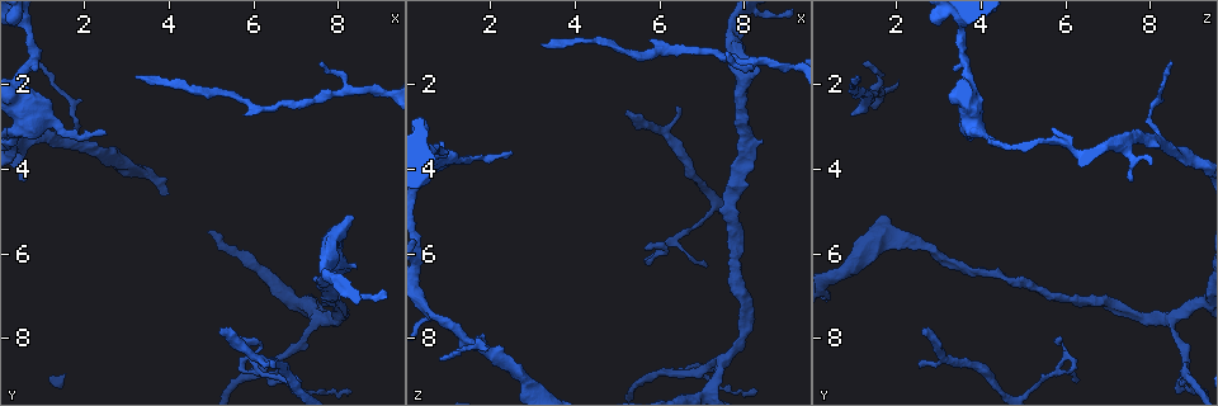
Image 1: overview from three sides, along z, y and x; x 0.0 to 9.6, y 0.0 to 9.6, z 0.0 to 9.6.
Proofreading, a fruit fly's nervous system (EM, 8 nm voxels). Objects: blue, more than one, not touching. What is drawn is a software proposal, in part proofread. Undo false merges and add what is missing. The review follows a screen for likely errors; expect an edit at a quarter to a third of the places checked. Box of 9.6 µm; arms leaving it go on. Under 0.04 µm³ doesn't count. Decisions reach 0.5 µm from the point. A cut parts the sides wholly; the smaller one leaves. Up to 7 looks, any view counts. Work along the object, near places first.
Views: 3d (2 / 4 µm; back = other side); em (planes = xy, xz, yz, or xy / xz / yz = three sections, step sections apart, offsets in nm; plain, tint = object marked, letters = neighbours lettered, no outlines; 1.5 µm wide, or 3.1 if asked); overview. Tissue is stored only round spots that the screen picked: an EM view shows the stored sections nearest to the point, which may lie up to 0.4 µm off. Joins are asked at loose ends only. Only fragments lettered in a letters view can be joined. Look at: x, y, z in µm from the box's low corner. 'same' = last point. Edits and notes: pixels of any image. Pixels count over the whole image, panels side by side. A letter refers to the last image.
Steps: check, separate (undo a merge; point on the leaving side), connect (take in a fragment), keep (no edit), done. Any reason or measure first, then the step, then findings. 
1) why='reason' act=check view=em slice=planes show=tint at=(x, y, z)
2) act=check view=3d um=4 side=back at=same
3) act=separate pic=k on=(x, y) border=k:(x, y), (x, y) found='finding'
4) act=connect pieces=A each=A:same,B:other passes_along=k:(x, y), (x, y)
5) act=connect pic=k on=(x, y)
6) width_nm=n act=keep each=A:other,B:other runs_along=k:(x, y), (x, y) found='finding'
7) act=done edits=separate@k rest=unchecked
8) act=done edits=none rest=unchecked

why='an open end' act=check view=3d um=2 at=(8.40, 5.15, 1.75)

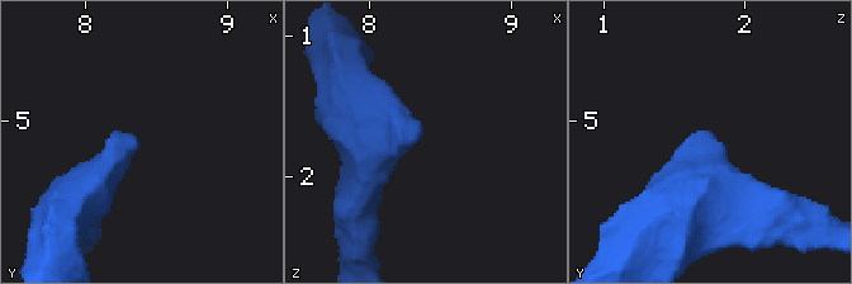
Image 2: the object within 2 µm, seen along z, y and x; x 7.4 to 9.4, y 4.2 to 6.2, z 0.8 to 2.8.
act=check view=em slice=planes show=letters at=(8.34, 5.12, 1.74)

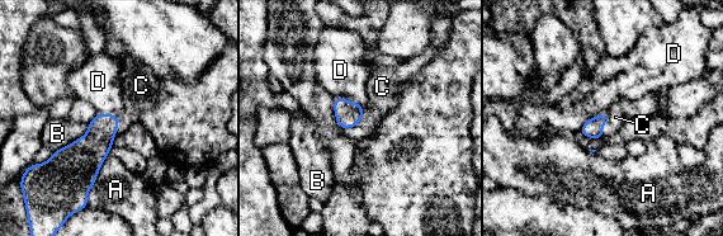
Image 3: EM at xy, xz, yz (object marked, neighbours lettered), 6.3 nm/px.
act=connect pieces=C each=A:other,B:other,C:same,D:other passes_along=3:(348, 113), (360, 119), (382, 86) found='the neuron continues'

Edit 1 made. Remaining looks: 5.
why='branch stops here' act=check view=3d um=2 at=(5.25, 7.85, 2.60)

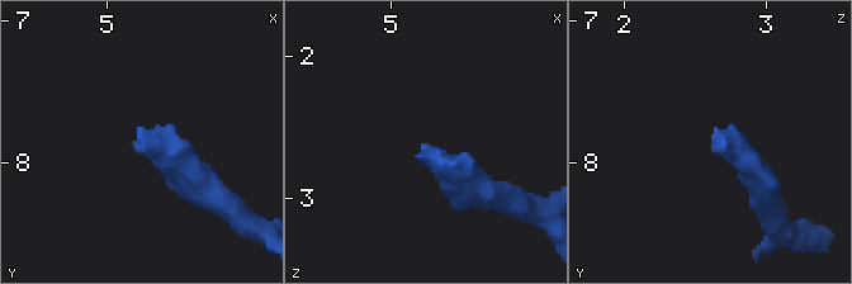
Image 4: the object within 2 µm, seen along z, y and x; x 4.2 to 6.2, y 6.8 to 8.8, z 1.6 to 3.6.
why='shape alone is not enough' act=check view=em slice=planes show=plain at=(5.20, 7.80, 2.64)

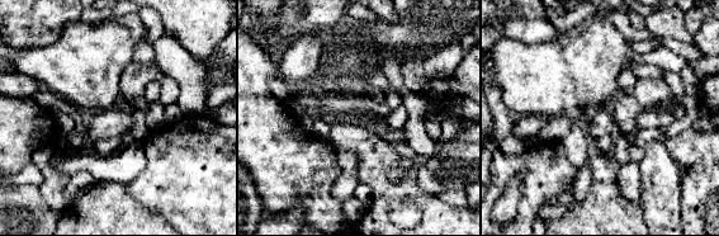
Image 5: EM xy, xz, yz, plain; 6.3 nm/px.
why='what lies round it' act=check view=em slice=planes show=letters at=same

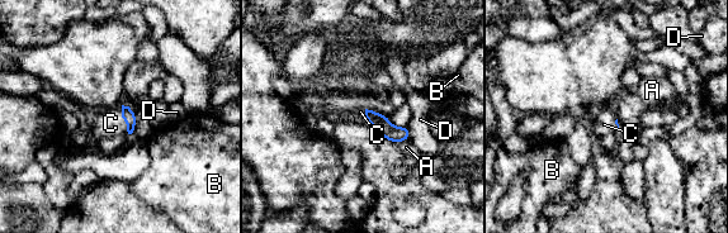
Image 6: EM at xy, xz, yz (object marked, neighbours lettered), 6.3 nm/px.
act=connect pieces=C each=A:other,B:other,C:same,D:other found='the neuron continues'

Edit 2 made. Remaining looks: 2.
act=done edits=connect@3,connect@6 rest=unchecked

